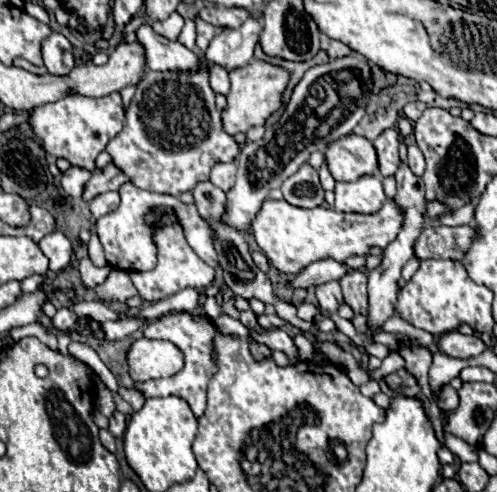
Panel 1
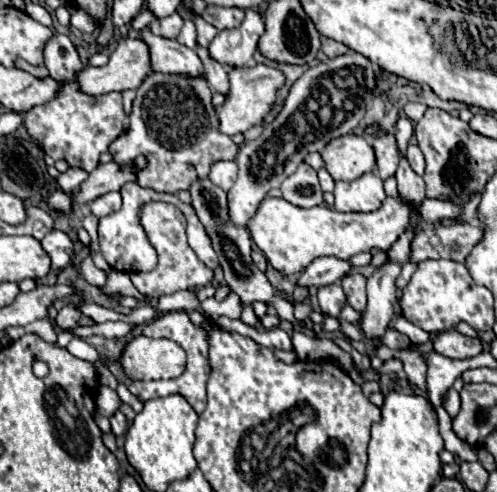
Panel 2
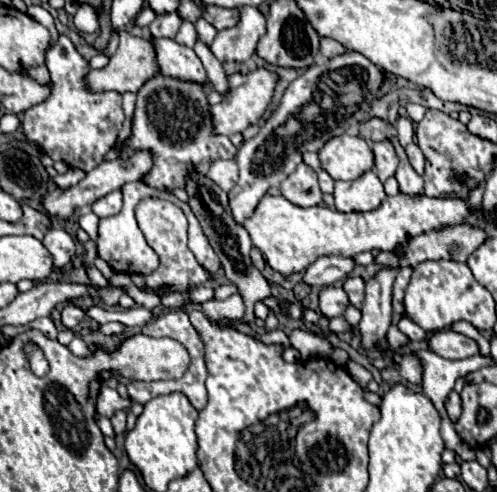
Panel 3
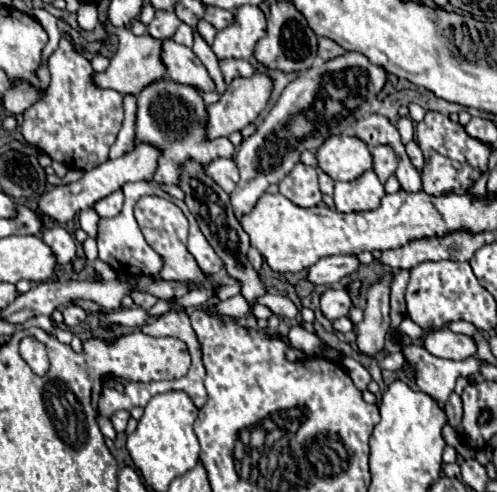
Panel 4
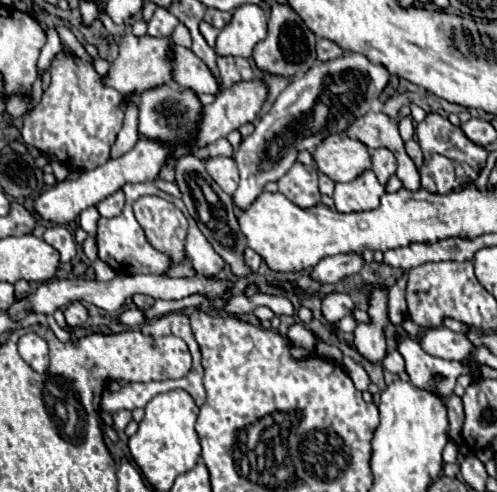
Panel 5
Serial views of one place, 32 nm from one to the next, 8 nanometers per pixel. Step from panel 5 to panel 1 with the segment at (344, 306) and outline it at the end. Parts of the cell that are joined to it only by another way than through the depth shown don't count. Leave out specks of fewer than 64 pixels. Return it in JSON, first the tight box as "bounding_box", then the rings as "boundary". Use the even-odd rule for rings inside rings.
{"bounding_box":[316,280,344,314],"boundary":[[[338,280],[318,284],[318,286],[316,286],[316,298],[318,298],[318,304],[320,304],[322,312],[326,312],[326,314],[336,312],[338,306],[344,302]]]}

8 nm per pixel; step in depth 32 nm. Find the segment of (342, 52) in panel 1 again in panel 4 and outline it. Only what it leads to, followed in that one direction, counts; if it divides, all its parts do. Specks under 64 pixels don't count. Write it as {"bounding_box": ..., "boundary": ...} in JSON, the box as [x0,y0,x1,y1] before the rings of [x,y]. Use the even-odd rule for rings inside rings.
{"bounding_box":[318,38,346,60],"boundary":[[[320,38],[318,40],[318,54],[324,58],[324,60],[332,60],[336,56],[342,56],[346,50],[340,48],[340,44],[336,44],[334,40],[330,38]]]}

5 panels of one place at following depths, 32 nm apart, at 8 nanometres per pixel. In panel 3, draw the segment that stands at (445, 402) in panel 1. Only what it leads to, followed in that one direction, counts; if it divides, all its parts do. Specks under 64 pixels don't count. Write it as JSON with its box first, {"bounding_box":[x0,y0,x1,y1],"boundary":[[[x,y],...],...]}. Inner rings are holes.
{"bounding_box":[446,390,462,422],"boundary":[[[452,390],[452,392],[448,394],[448,400],[446,400],[446,410],[448,410],[450,420],[452,420],[452,422],[456,422],[456,420],[458,420],[458,416],[460,416],[460,410],[462,410],[460,396],[458,396],[458,392],[456,392],[456,390]]]}

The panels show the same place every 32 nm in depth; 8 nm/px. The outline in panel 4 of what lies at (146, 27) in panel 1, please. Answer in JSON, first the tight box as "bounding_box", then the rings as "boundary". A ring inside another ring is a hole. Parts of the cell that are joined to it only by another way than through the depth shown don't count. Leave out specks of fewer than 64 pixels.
{"bounding_box":[160,40,214,92],"boundary":[[[162,40],[160,60],[166,68],[168,78],[172,78],[174,82],[196,86],[202,92],[214,90],[214,82],[208,76],[208,70],[192,52],[192,48],[180,46],[174,40]]]}

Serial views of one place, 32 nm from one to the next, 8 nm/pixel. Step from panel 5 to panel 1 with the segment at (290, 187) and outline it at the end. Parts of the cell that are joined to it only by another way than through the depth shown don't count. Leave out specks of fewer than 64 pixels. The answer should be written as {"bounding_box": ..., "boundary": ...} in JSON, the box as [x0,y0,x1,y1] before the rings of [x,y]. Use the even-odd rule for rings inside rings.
{"bounding_box":[282,164,324,208],"boundary":[[[302,164],[296,174],[284,180],[282,184],[284,200],[298,208],[316,208],[324,204],[324,188],[318,180],[318,170],[310,164]]]}

